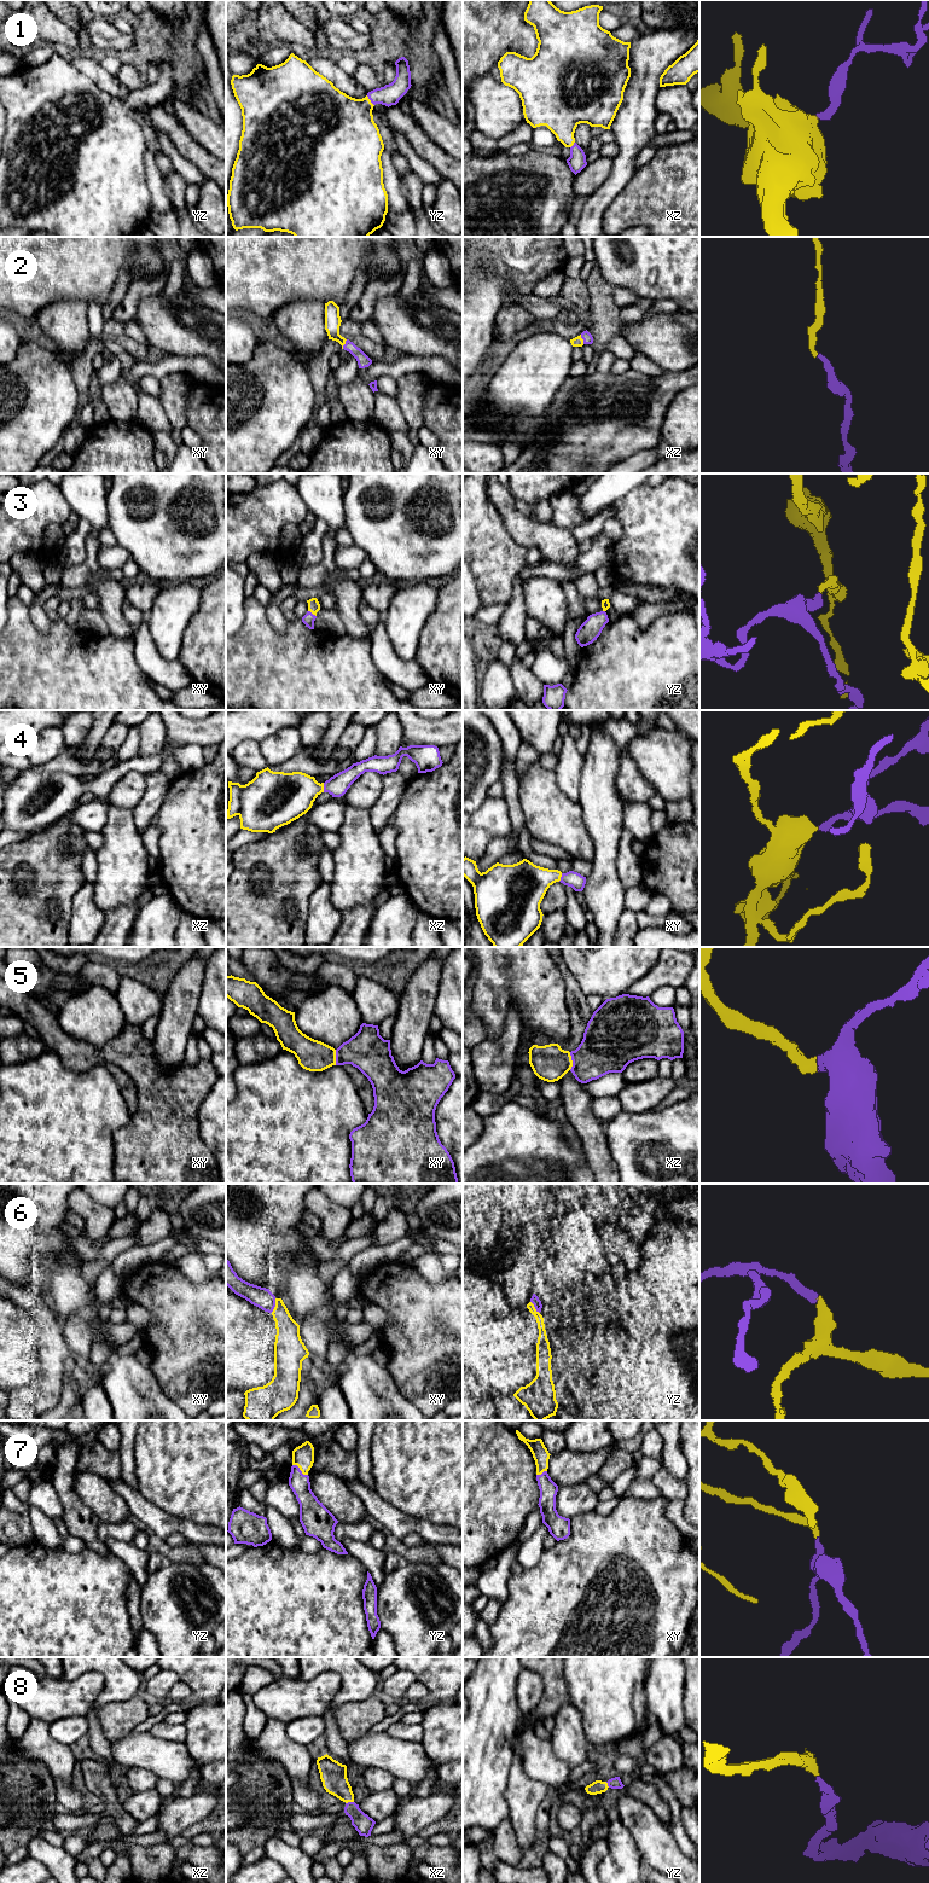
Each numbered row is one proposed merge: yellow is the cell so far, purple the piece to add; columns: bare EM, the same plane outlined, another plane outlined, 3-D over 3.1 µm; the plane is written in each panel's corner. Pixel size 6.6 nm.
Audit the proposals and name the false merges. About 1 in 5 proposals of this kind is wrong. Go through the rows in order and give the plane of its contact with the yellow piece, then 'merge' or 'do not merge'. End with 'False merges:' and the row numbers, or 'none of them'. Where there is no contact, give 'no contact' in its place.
1: yz | merge
2: xy | merge
3: xy | merge
4: xz | merge
5: xz | merge
6: xy | merge
7: yz | merge
8: xz | merge
False merges: none of them

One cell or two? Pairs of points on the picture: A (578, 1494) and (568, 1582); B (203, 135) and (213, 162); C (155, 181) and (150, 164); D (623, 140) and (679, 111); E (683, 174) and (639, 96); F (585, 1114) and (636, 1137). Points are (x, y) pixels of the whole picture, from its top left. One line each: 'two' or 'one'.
A: two
B: two
C: one
D: two
E: two
F: two

